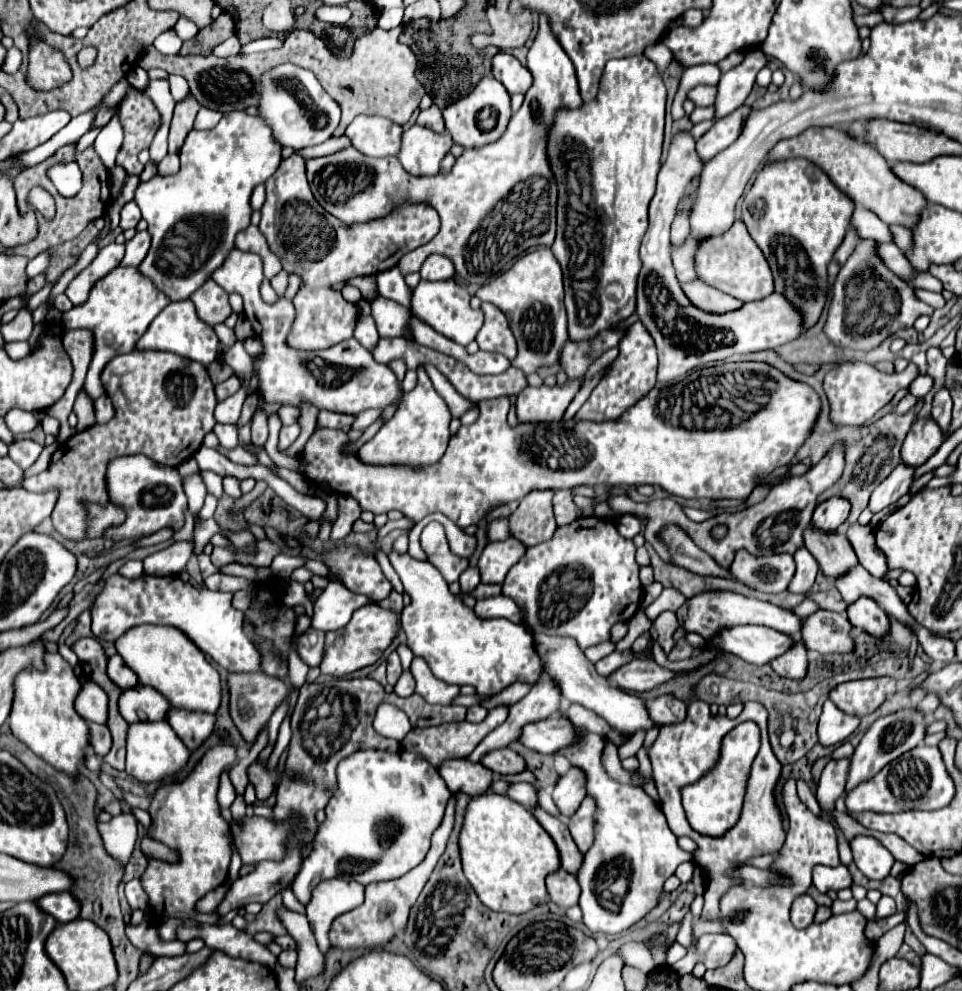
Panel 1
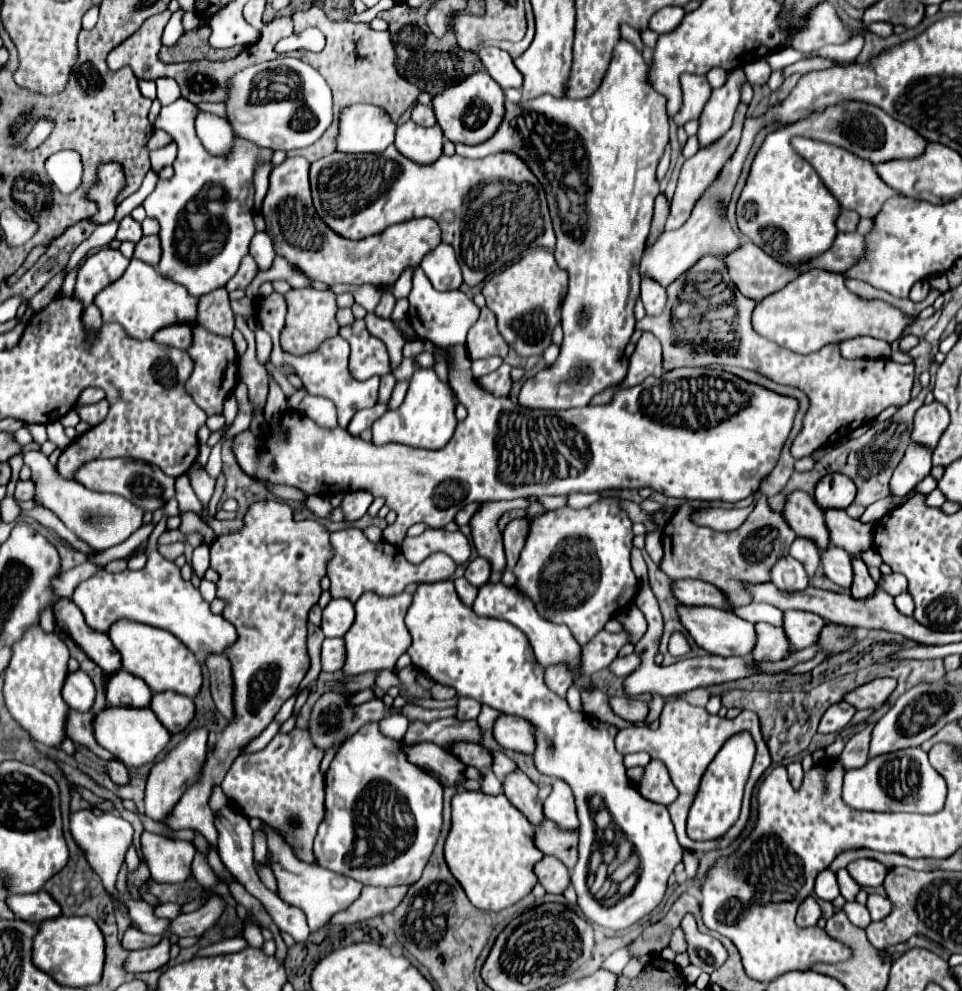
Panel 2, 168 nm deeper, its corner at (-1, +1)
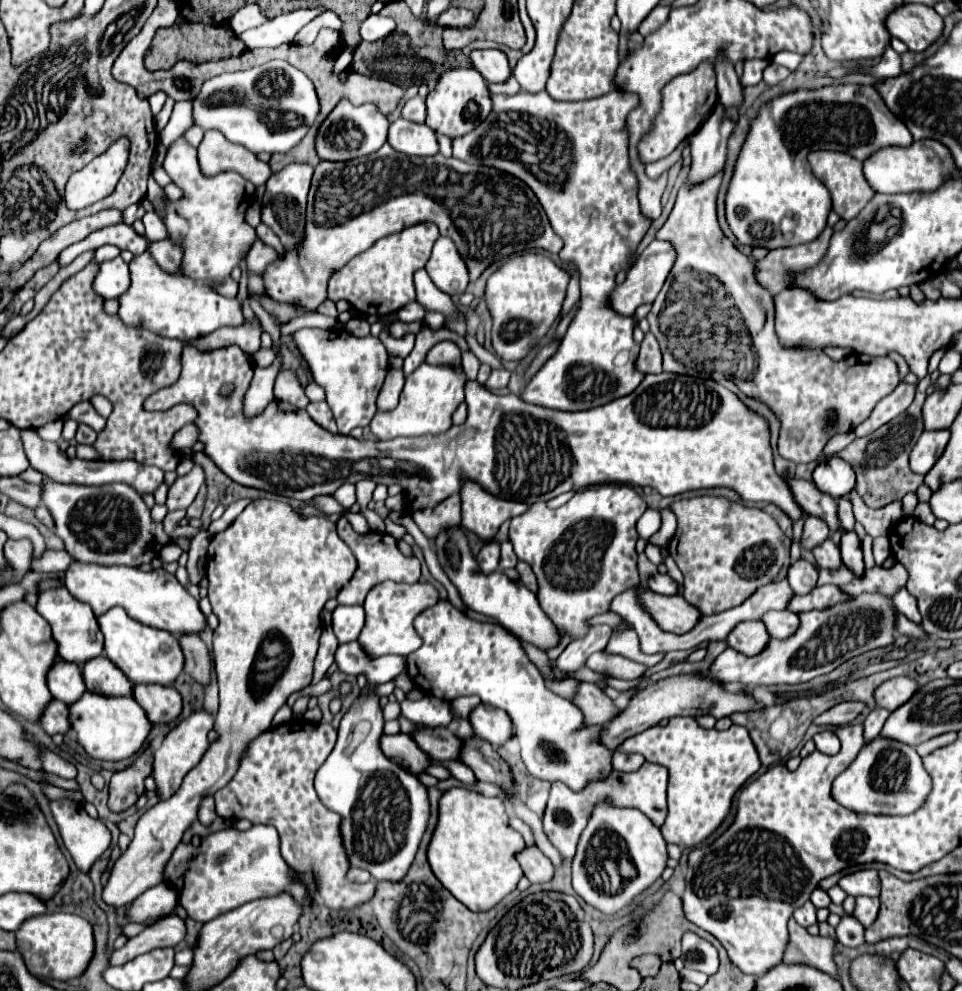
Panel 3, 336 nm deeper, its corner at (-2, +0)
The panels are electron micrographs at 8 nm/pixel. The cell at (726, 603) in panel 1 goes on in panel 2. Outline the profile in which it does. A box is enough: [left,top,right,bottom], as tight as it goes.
[671,579,727,609]

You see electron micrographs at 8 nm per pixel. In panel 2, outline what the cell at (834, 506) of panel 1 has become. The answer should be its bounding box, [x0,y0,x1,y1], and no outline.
[815,473,855,509]

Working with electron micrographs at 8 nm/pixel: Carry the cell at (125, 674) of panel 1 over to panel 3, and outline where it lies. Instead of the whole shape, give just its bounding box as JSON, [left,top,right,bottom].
[36,588,104,666]

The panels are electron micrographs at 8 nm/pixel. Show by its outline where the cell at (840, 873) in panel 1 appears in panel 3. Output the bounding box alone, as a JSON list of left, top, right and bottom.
[810,886,832,908]

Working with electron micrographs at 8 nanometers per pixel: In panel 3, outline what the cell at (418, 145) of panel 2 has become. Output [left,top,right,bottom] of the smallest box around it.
[388,118,438,156]

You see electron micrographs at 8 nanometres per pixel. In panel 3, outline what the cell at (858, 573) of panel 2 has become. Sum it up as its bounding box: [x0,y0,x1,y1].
[840,532,864,578]

